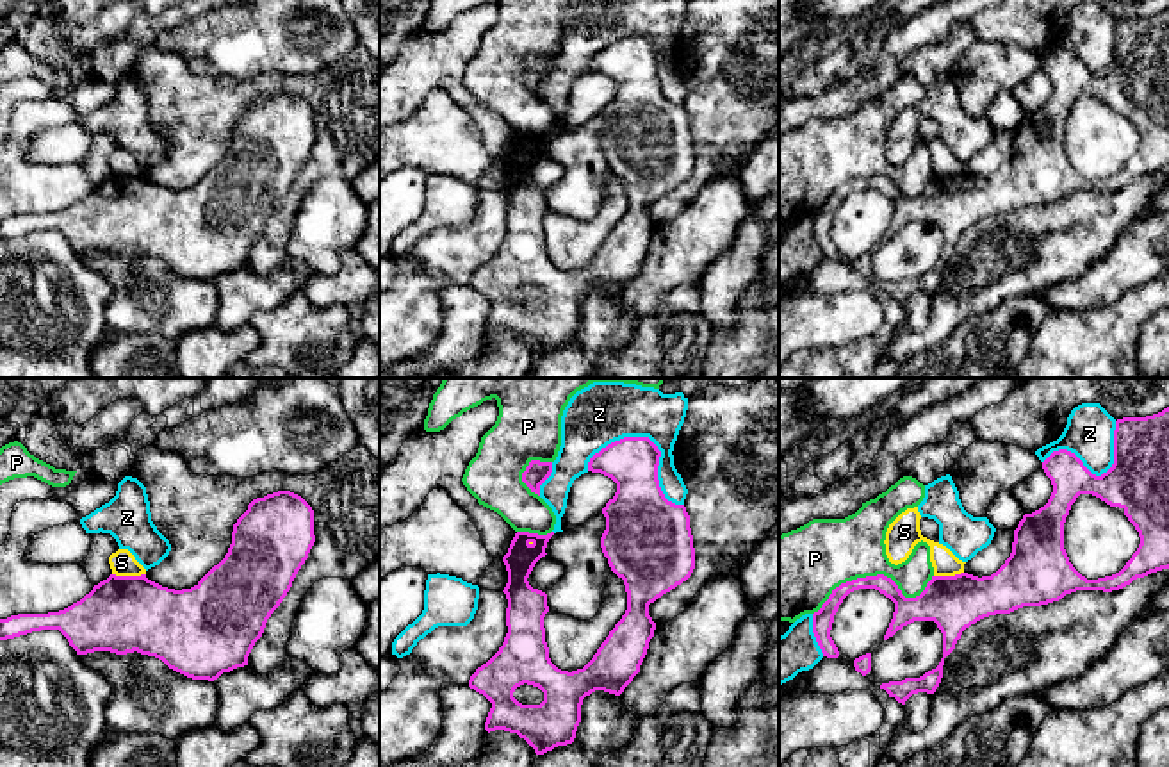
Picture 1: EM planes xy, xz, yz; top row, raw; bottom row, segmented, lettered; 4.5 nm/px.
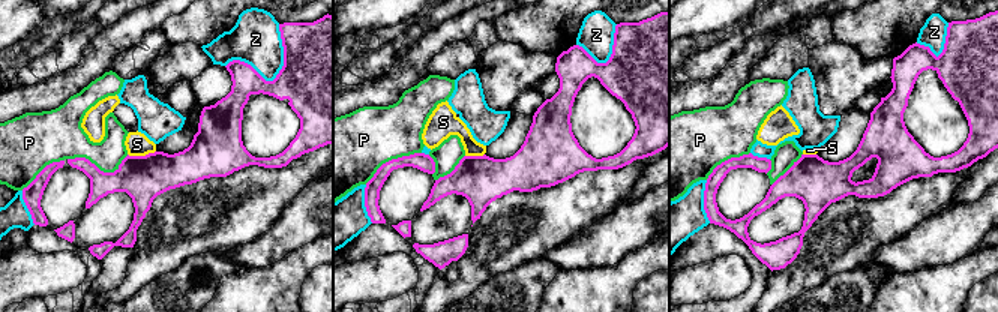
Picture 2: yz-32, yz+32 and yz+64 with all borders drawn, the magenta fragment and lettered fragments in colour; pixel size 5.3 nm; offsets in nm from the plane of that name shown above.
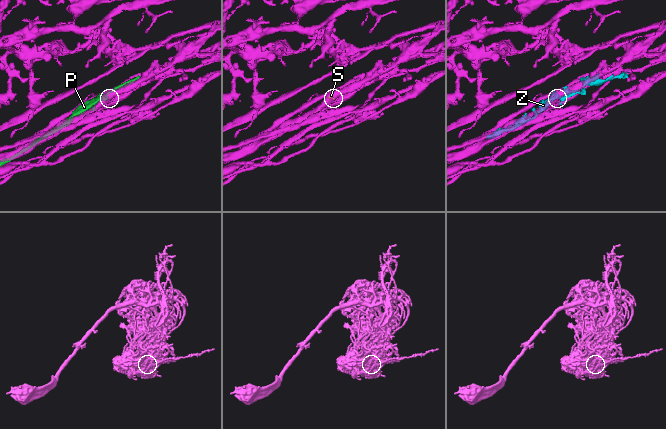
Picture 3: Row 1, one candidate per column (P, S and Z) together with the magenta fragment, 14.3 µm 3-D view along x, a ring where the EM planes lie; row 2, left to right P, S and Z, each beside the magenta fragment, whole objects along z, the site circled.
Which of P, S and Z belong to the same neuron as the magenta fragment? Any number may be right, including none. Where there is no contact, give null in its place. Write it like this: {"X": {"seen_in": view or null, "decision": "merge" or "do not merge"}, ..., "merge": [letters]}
{"P": {"seen_in": "yz", "decision": "do not merge"}, "S": {"seen_in": "xy", "decision": "do not merge"}, "Z": {"seen_in": "xz", "decision": "do not merge"}, "merge": []}

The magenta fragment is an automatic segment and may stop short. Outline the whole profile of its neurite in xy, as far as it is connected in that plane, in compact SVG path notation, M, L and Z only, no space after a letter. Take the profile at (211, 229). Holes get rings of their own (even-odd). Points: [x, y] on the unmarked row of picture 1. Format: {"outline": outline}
{"outline": "M278 91L248 105L233 125L228 153L194 187L175 191L148 180L146 175L110 175L64 210L0 219L0 241L59 230L77 255L137 252L162 260L187 278L214 282L223 273L248 266L255 243L290 191L314 143L312 107L290 91Z"}

